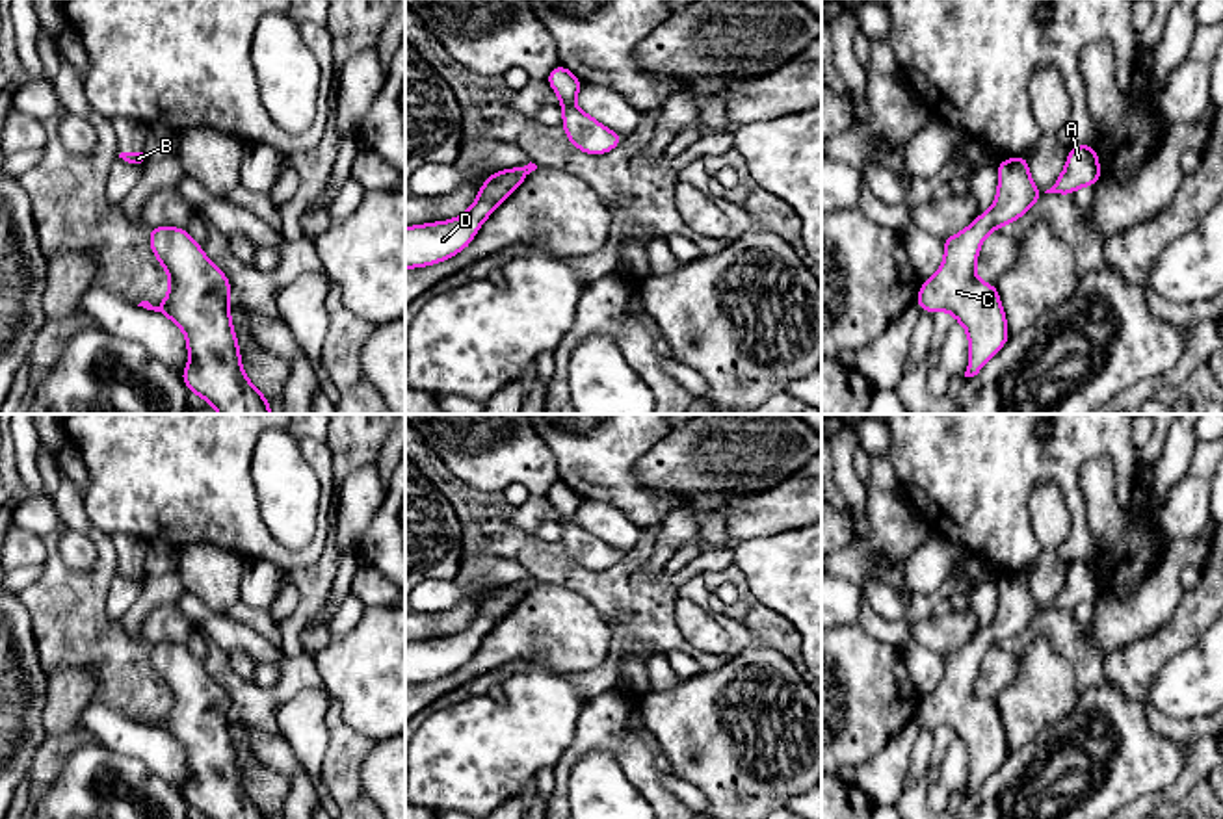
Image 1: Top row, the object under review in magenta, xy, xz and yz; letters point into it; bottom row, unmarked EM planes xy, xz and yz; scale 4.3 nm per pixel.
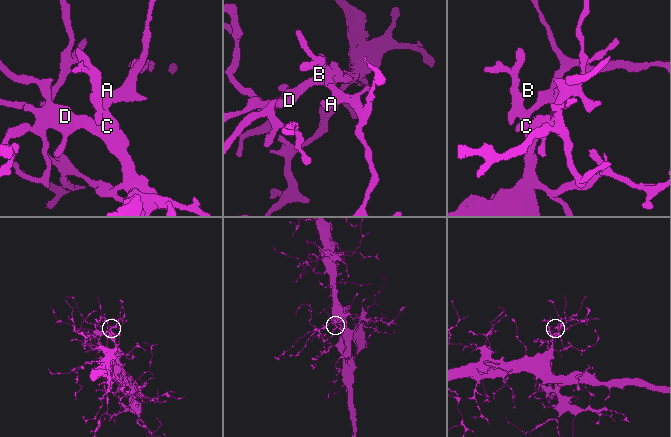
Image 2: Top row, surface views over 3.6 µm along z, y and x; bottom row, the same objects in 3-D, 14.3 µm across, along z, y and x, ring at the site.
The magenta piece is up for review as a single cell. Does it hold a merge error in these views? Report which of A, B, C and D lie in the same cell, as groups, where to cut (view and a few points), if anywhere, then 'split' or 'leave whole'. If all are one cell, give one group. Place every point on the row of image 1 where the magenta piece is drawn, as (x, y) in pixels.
A B C D; no cut; leave whole

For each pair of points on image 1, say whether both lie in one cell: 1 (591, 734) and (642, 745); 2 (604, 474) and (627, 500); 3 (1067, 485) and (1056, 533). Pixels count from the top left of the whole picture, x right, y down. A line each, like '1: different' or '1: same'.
1: same
2: same
3: different

